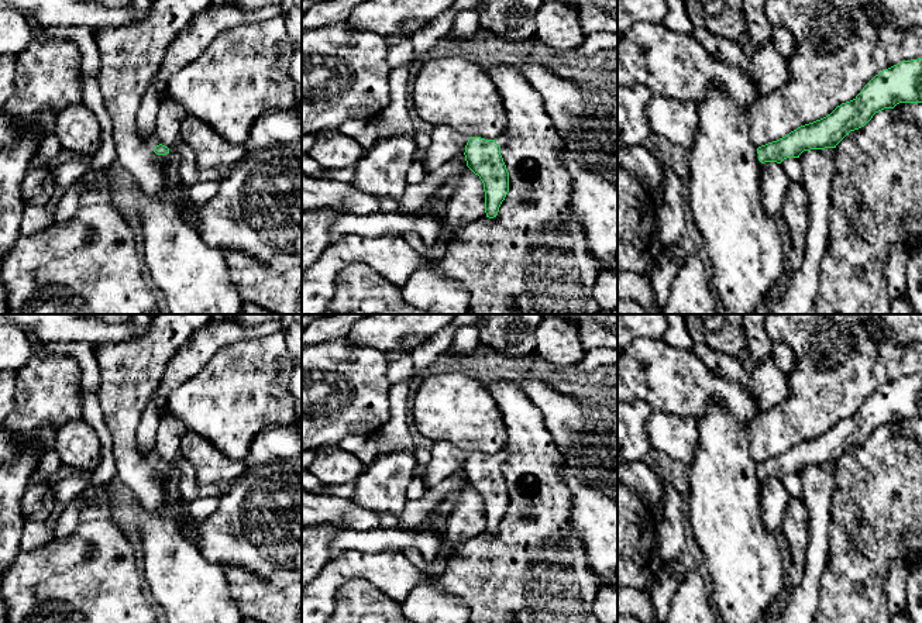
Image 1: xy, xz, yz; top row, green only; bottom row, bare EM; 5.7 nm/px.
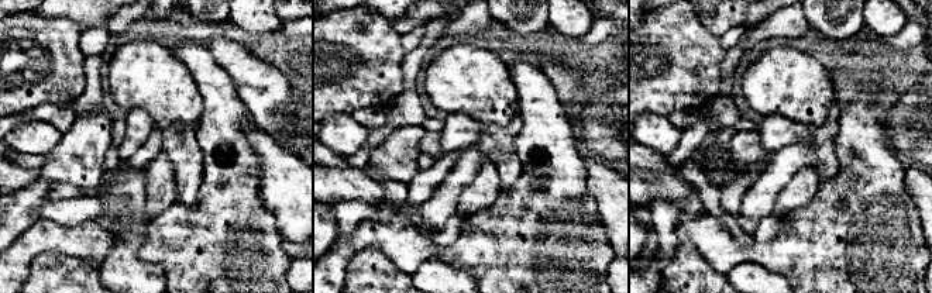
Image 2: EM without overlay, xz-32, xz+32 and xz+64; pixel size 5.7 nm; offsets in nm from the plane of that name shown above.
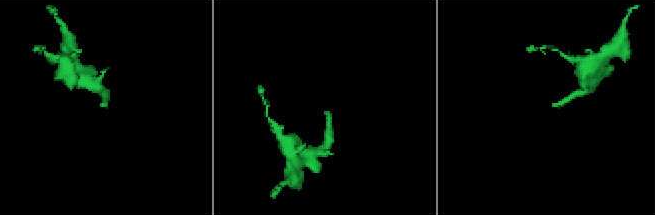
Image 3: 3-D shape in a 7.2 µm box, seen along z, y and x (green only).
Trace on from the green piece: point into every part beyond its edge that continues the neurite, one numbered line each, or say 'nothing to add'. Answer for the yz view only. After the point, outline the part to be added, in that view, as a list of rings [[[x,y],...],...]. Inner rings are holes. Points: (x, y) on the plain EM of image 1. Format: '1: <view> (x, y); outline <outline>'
nothing to add

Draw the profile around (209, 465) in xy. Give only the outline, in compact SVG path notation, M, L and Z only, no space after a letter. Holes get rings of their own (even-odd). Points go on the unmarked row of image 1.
M186 431L182 436L179 452L200 485L234 483L248 472L244 461L226 457L203 436L195 431Z

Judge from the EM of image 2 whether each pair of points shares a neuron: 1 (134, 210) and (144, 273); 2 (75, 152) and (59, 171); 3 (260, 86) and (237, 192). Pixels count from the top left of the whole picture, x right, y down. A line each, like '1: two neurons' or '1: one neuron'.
1: one neuron
2: one neuron
3: two neurons

